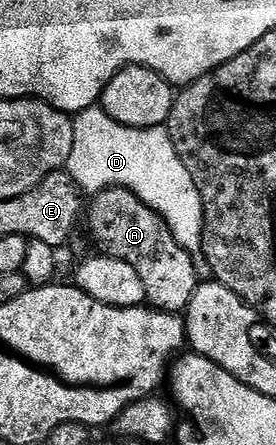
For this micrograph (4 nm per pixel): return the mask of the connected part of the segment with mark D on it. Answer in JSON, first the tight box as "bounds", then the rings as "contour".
{"bounds":[66,105,206,251],"contour":[[[98,105],[77,114],[75,127],[75,147],[66,171],[84,192],[95,195],[102,190],[122,188],[137,193],[150,208],[164,218],[182,248],[189,251],[196,251],[199,245],[201,248],[206,237],[206,201],[205,198],[204,201],[200,198],[200,193],[196,190],[197,178],[193,170],[184,166],[185,158],[177,142],[171,136],[168,138],[163,128],[126,127],[112,119]]]}

